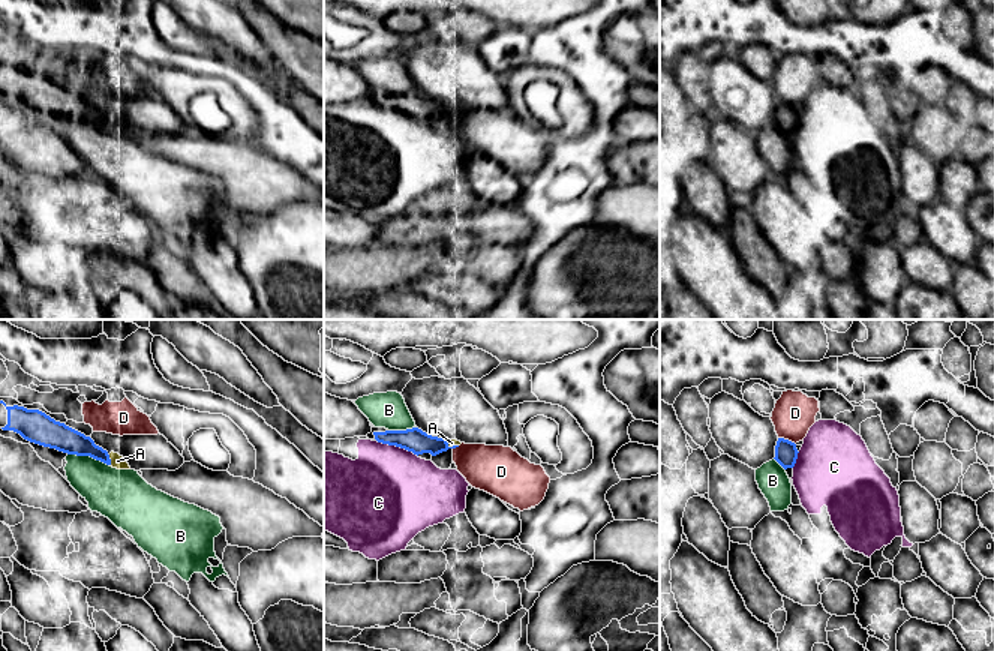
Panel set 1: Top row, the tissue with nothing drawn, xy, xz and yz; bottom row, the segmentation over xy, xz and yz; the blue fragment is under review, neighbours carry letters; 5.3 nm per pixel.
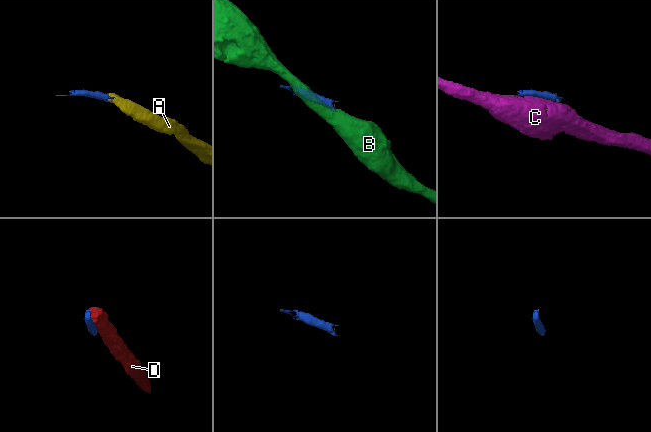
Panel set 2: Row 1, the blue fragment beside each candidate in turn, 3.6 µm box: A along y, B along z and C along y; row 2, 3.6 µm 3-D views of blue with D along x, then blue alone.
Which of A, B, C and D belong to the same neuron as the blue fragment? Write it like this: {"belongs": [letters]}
{"belongs": ["A"]}

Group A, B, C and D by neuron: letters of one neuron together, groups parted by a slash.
A / B / C / D

